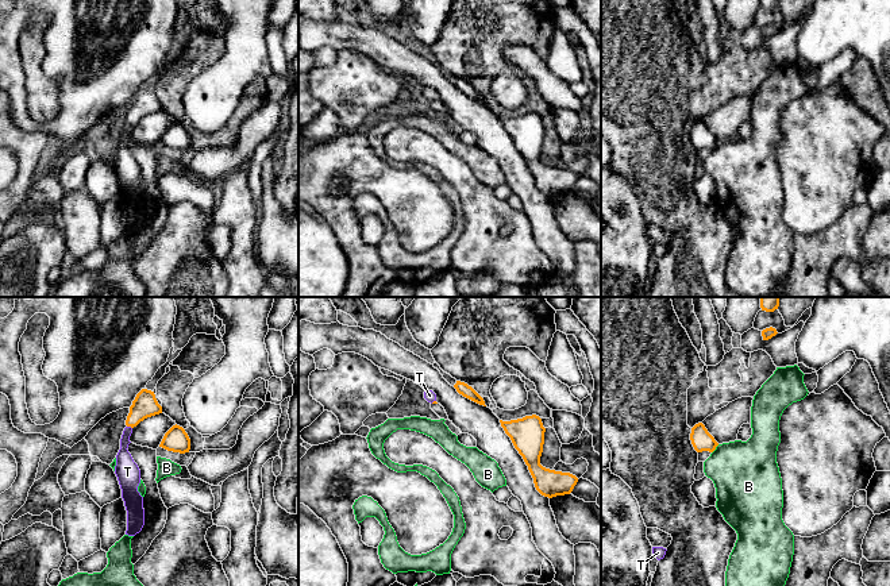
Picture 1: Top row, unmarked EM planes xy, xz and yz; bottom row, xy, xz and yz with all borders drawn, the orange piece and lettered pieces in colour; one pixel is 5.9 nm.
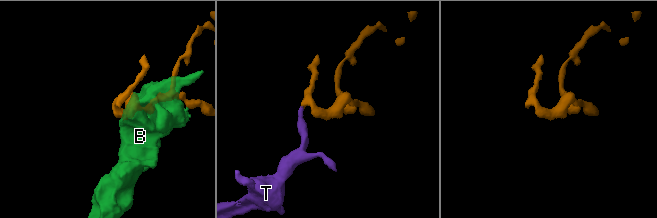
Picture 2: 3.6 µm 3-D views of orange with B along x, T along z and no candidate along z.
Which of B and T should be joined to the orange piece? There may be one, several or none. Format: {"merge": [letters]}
{"merge": ["T"]}

